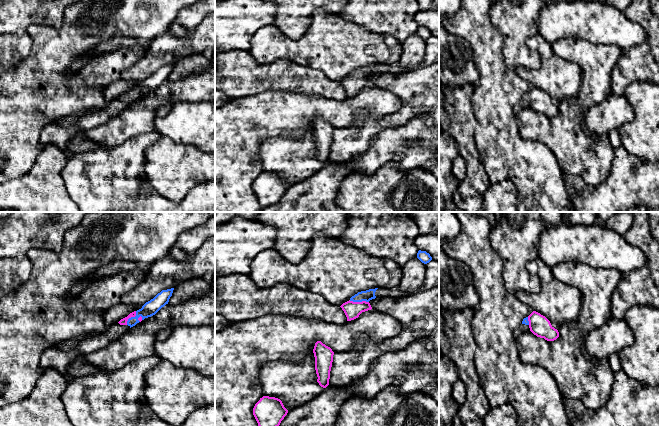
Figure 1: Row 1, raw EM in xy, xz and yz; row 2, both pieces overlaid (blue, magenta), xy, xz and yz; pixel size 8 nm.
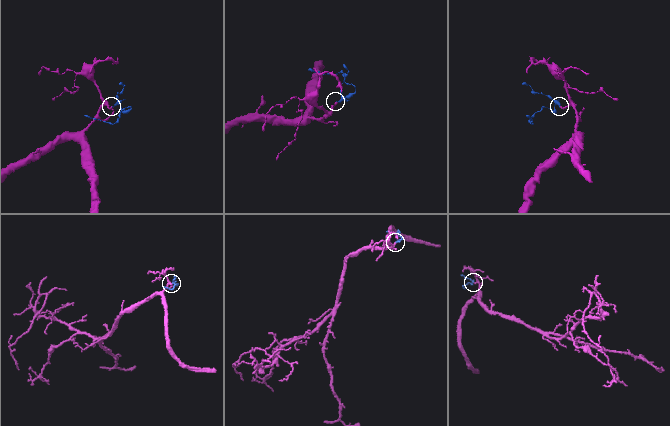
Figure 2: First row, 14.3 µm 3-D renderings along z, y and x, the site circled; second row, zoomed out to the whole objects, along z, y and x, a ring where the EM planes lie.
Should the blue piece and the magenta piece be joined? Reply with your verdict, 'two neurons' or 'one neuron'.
one neuron

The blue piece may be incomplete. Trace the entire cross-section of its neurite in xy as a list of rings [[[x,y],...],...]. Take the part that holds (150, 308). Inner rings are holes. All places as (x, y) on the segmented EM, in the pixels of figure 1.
[[[174,288],[162,290],[153,299],[146,302],[141,309],[130,313],[127,317],[121,319],[120,325],[128,325],[130,328],[141,322],[145,318],[155,315],[162,307],[168,304]]]

